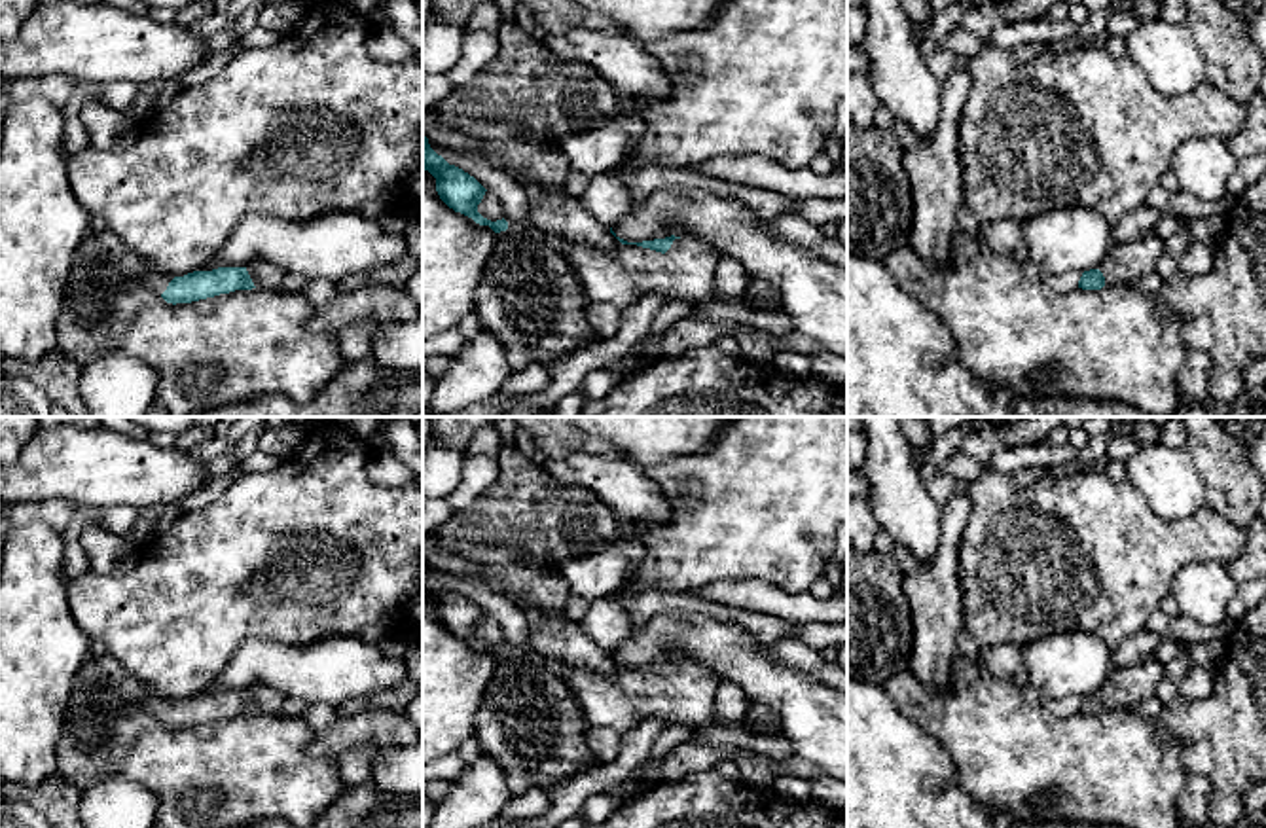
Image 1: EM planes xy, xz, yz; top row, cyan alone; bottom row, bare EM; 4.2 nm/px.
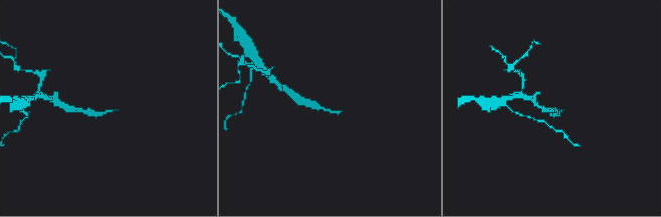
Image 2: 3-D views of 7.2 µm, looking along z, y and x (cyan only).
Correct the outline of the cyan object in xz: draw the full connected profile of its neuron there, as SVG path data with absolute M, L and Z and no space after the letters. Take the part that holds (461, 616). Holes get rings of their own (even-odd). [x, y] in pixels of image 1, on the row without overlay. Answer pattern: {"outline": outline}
{"outline": "M425 559L423 593L436 603L436 616L449 633L472 642L479 650L489 650L495 657L508 654L508 646L504 642L491 646L478 637L478 629L487 614L474 601L449 589L442 580L438 580Z"}

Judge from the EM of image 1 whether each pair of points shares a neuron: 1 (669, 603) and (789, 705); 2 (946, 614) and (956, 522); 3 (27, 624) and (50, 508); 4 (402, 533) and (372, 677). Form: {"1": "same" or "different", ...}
{"1": "different", "2": "same", "3": "different", "4": "different"}

